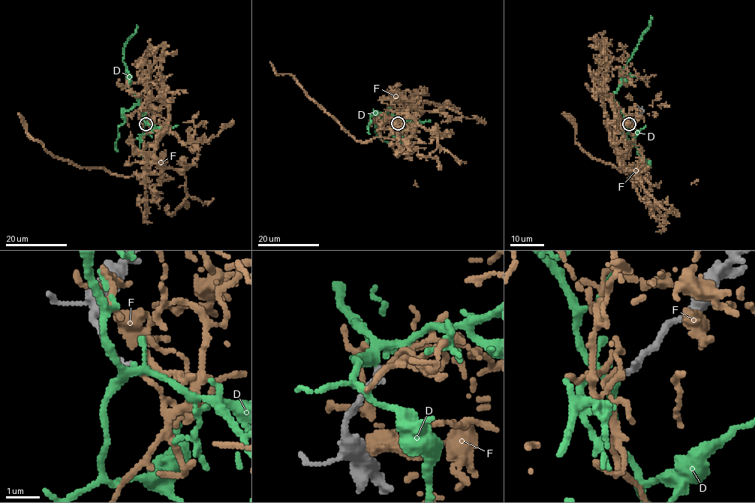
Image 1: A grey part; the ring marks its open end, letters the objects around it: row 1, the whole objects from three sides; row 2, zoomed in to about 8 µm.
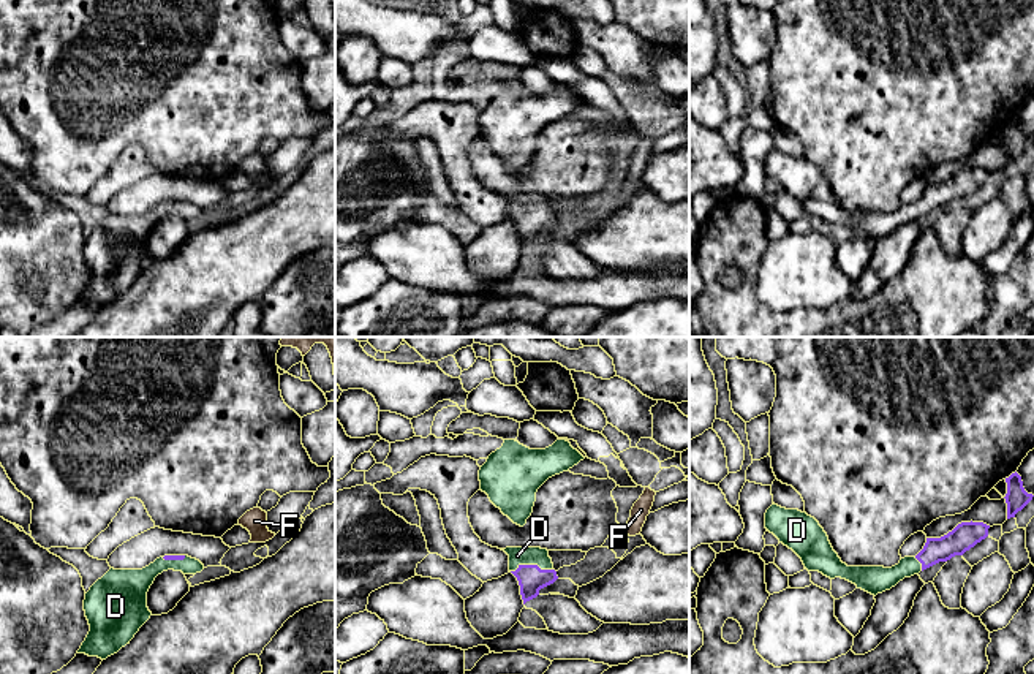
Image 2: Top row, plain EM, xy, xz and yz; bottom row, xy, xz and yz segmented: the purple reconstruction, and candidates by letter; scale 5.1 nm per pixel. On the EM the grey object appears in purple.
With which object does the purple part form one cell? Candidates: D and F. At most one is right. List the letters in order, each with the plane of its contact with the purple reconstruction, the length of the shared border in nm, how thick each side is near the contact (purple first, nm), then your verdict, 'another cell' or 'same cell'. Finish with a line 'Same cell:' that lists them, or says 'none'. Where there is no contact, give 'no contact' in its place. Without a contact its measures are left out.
D: meets purple in xz; contact 220 nm long; 140 nm thick on the purple side, 100 nm on the other; same cell
F: no contact; another cell
Same cell: D

